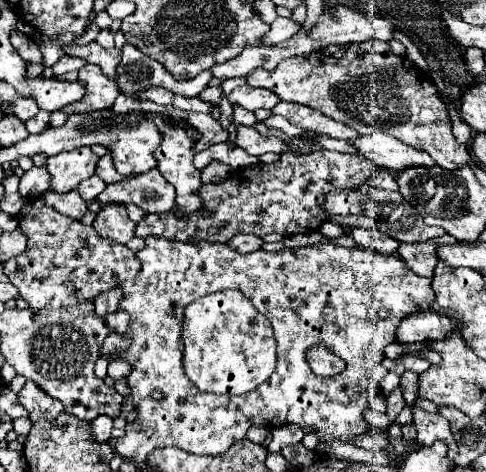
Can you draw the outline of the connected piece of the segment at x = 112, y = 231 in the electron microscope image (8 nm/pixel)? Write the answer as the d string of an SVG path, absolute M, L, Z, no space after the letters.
M106 205L98 211L94 229L98 237L112 239L116 243L122 243L130 249L140 249L144 245L142 239L136 239L136 223L128 217L128 211L124 205Z

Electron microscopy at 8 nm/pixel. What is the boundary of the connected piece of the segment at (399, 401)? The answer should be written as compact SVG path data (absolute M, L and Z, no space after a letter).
M394 389L388 397L390 397L390 405L388 405L388 409L386 409L386 415L388 415L388 419L390 419L390 421L396 421L398 413L402 411L402 407L404 407L406 403L404 403L404 399L402 399L400 389Z

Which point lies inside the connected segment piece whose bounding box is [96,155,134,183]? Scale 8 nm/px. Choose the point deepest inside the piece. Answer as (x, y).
(105, 170)

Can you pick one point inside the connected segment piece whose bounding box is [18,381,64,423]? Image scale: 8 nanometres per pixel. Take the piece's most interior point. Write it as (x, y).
(39, 404)

